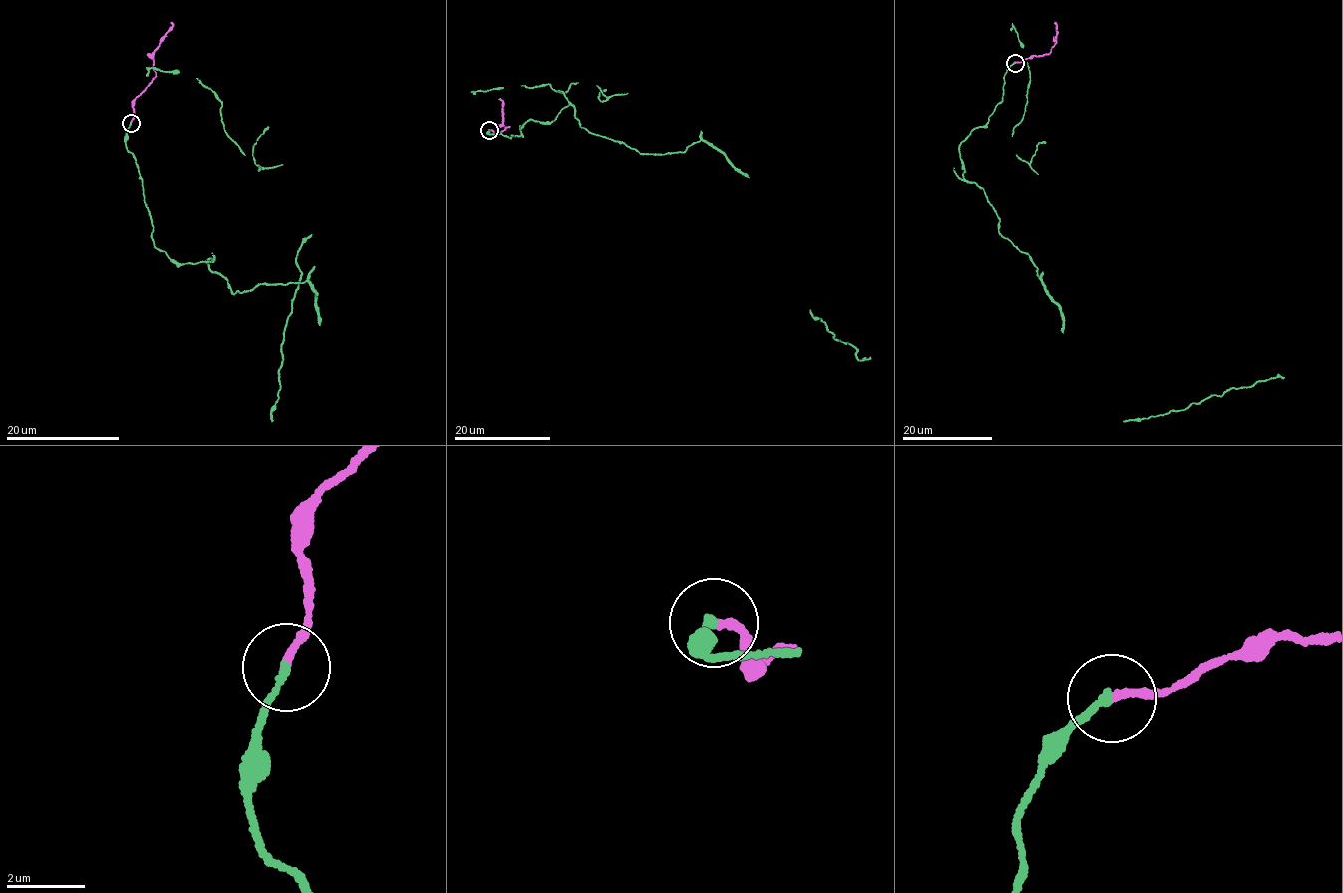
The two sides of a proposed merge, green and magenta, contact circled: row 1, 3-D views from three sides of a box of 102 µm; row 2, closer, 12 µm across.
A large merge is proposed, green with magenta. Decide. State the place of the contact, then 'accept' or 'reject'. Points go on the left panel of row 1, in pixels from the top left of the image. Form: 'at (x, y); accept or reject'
at (131, 123); accept

